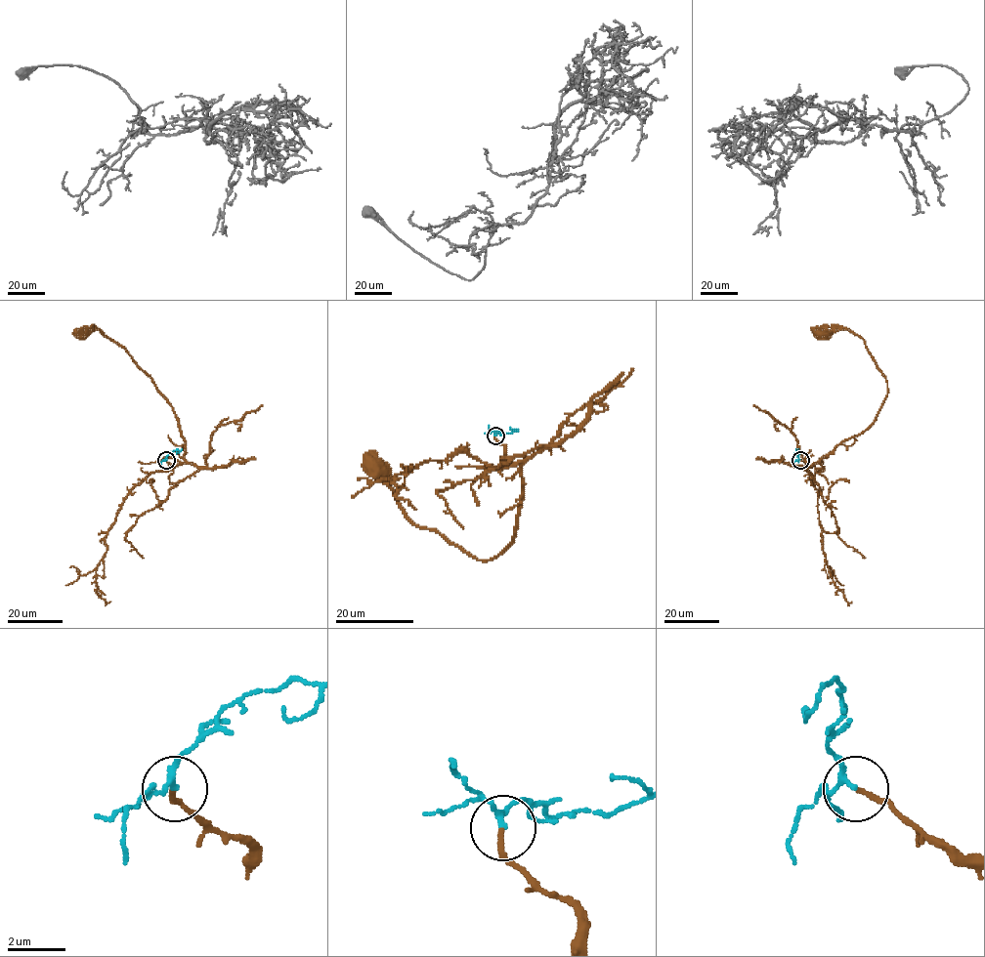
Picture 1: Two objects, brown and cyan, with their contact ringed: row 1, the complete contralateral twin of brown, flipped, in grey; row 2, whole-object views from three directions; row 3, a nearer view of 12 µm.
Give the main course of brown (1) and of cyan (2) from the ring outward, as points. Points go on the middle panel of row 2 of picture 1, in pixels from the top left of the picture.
1: (494, 436), (505, 447), (502, 466), (522, 463), (523, 499), (514, 537), (488, 561), (413, 523), (372, 466)
2: (494, 436), (496, 432), (514, 431), (509, 429)

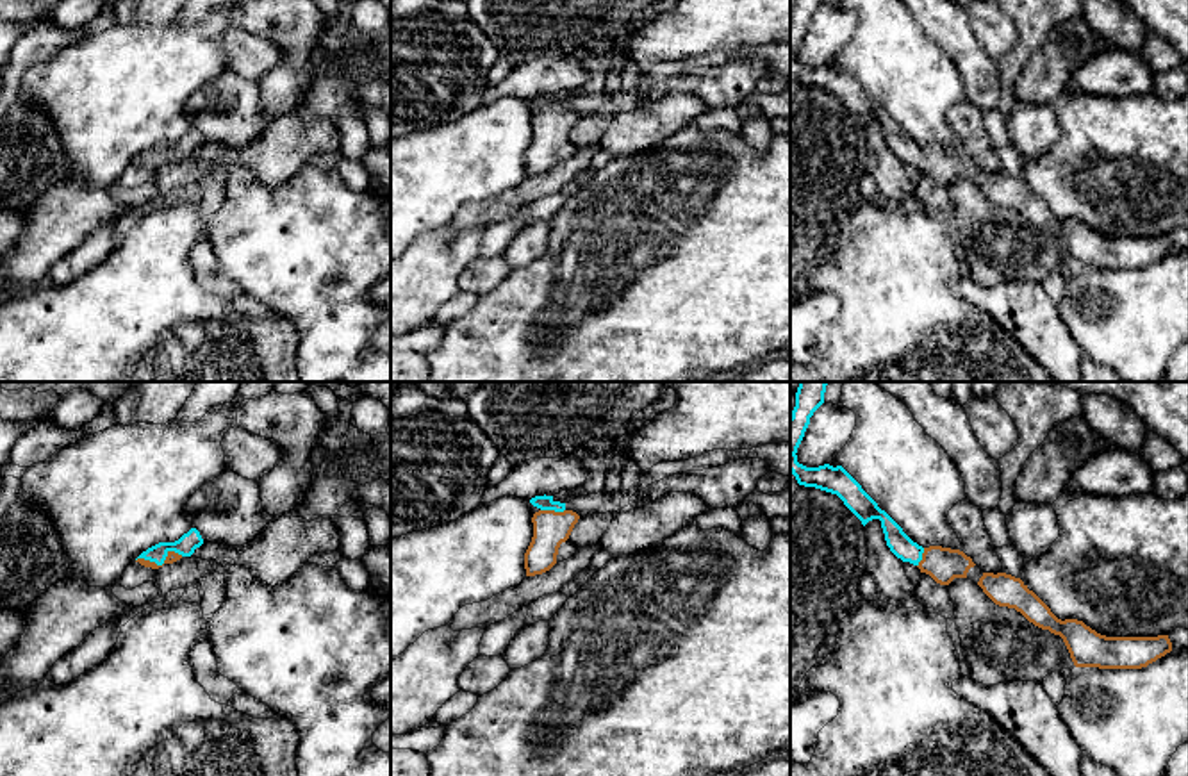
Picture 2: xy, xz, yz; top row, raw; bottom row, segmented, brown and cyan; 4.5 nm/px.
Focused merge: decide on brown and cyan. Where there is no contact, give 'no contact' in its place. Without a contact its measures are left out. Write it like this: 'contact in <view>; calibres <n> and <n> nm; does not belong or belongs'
contact in xy; calibres 50 and 90 nm; belongs

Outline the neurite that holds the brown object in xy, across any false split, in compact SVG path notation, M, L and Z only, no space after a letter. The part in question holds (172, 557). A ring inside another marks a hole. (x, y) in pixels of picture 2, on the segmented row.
M191 528L175 542L159 542L143 551L136 562L144 567L159 569L164 564L173 564L182 557L191 557L196 548L203 544L203 539L196 528Z

